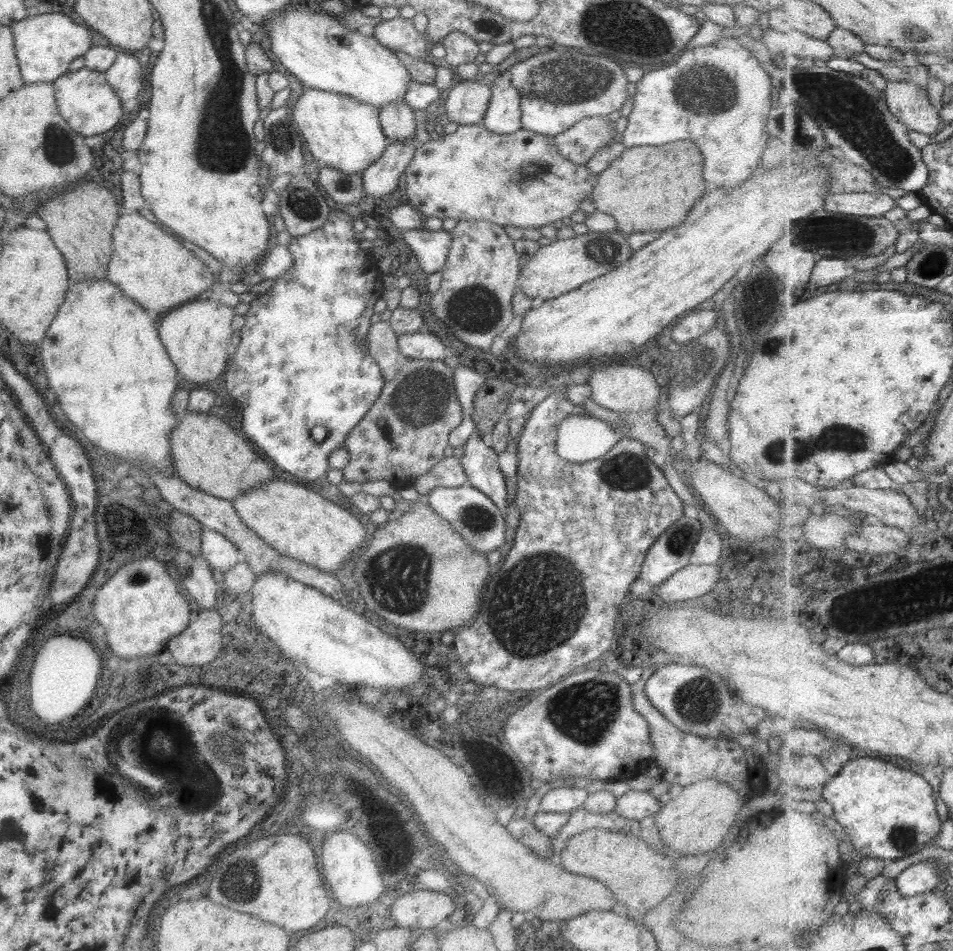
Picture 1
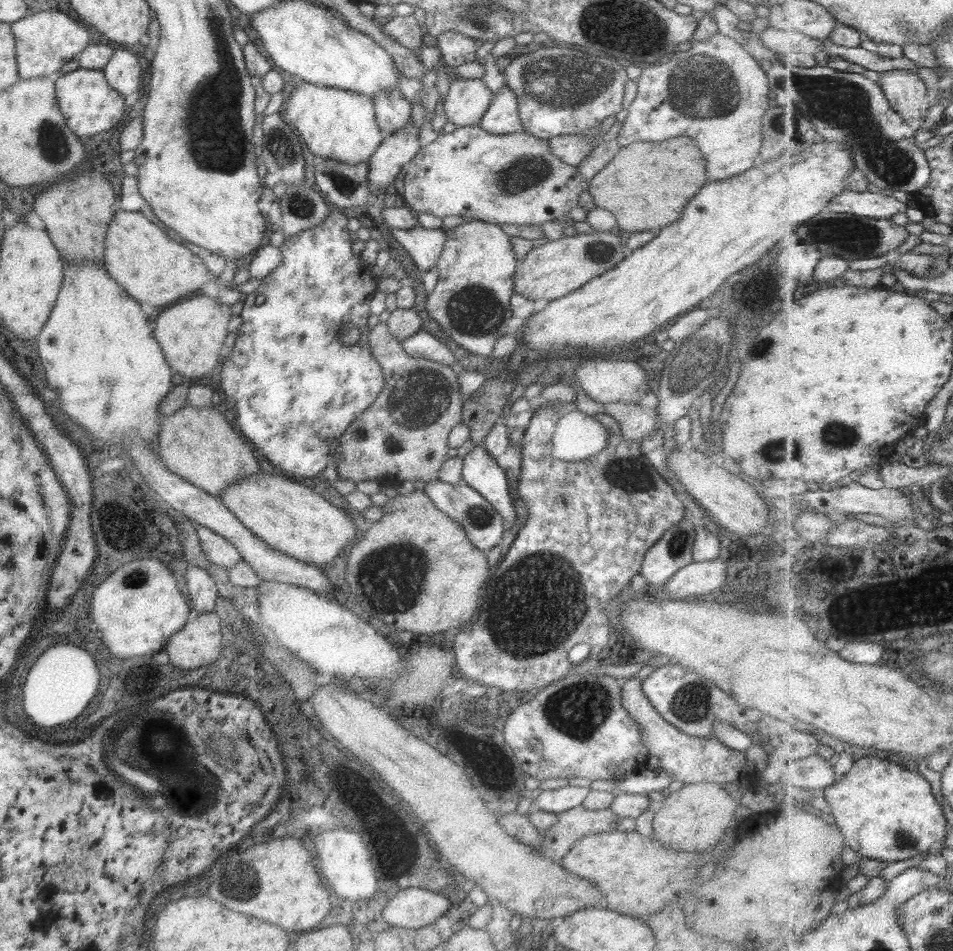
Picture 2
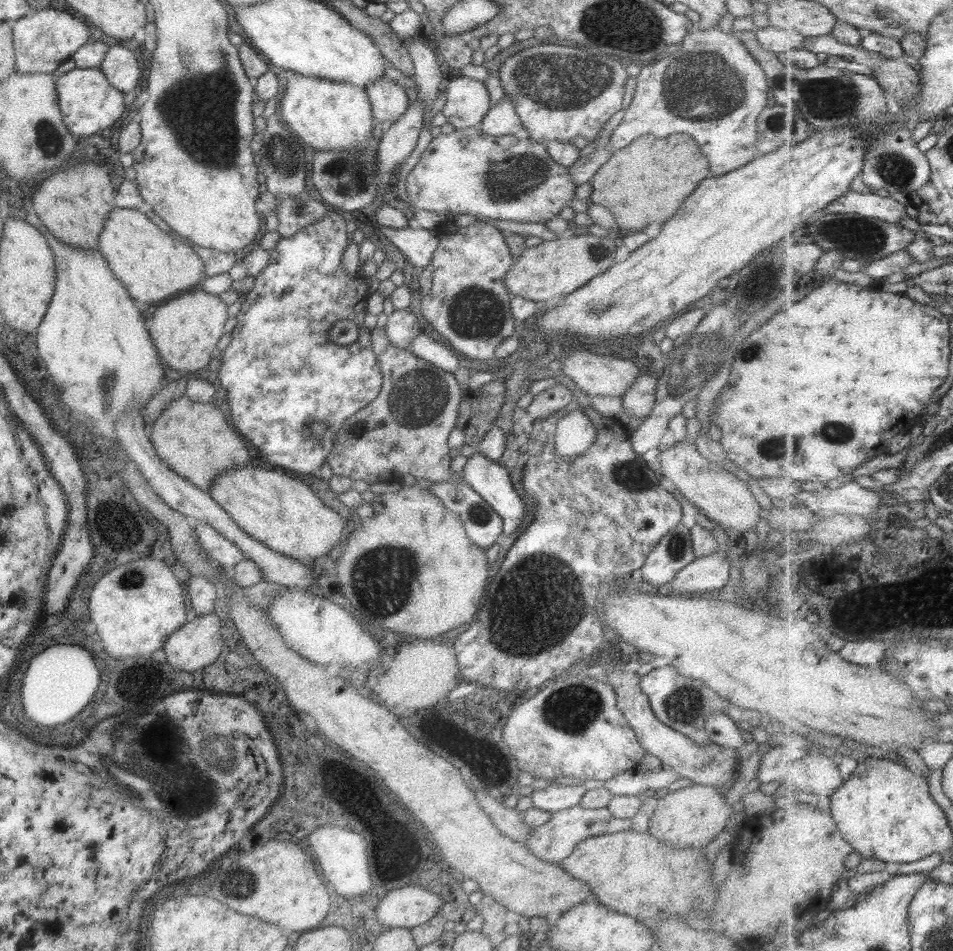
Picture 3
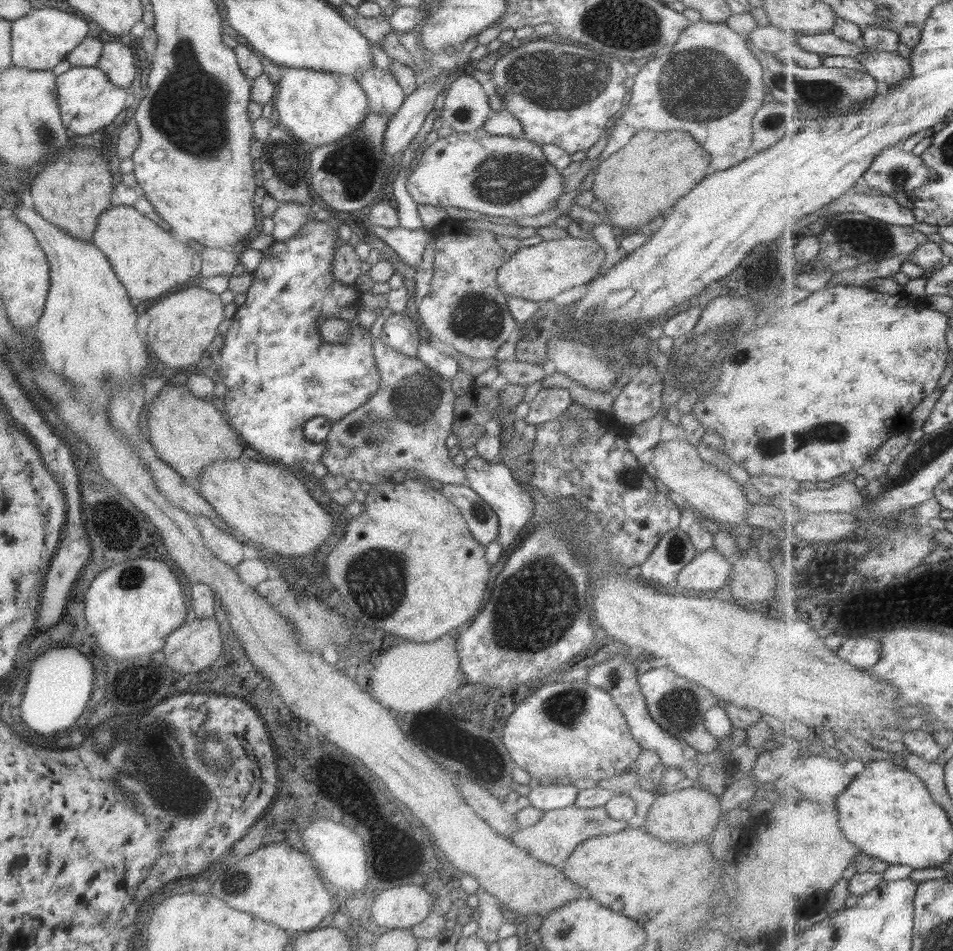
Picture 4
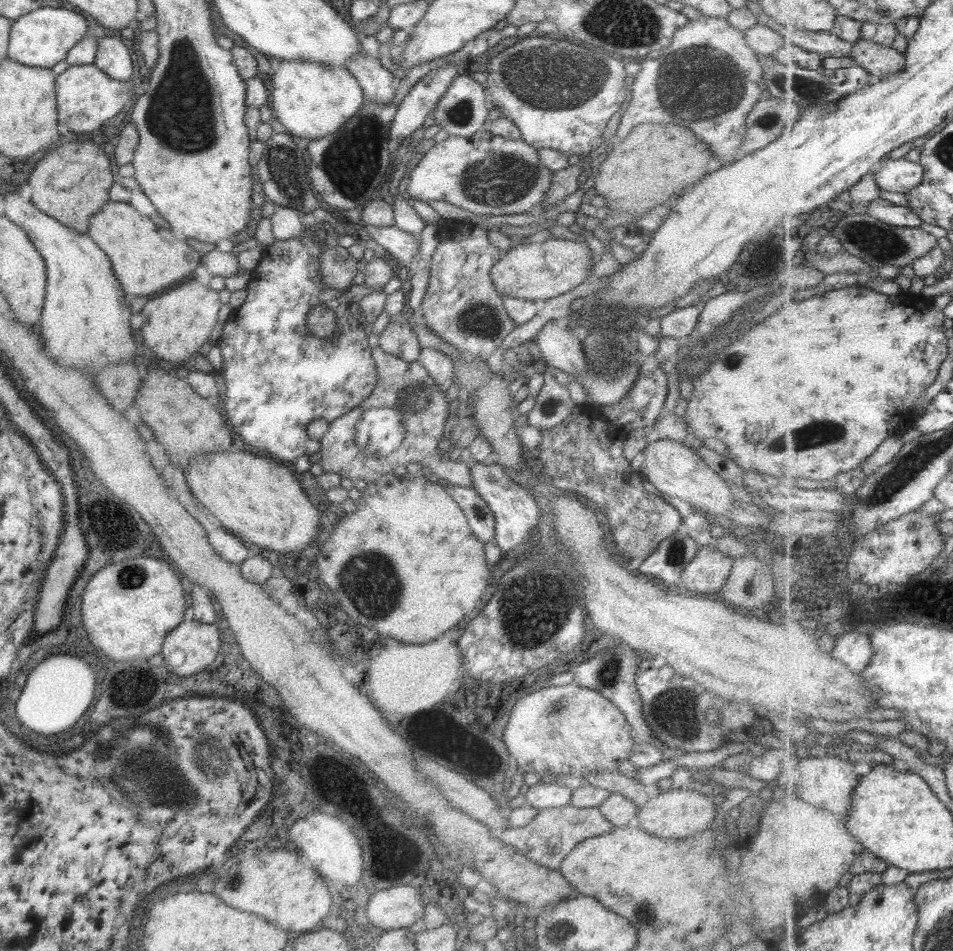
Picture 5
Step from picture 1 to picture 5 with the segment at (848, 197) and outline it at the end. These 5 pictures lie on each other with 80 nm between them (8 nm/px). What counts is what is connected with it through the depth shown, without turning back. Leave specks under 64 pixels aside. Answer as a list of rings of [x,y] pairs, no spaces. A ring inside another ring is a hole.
[[[879,197],[868,204],[869,216],[895,226],[917,228],[923,224],[924,219],[907,206],[896,205]]]

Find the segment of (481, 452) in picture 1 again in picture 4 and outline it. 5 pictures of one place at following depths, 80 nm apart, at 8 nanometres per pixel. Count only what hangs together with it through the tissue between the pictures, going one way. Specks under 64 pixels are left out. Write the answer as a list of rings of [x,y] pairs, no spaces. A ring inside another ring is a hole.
[[[477,456],[467,459],[462,466],[465,484],[495,513],[498,524],[496,538],[503,550],[517,538],[519,530],[529,521],[533,515],[532,506],[534,505],[529,492],[523,490],[523,487],[515,482],[510,471],[511,467],[509,463],[487,462]]]

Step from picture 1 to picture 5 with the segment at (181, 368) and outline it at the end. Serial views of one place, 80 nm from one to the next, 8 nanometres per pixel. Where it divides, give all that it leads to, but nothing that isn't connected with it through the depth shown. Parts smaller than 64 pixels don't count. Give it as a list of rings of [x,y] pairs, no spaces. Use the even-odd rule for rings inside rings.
[[[193,278],[161,293],[159,297],[148,300],[139,314],[145,316],[140,332],[144,335],[143,346],[147,346],[152,354],[171,365],[188,365],[211,334],[217,322],[219,312],[217,293],[209,290]]]

